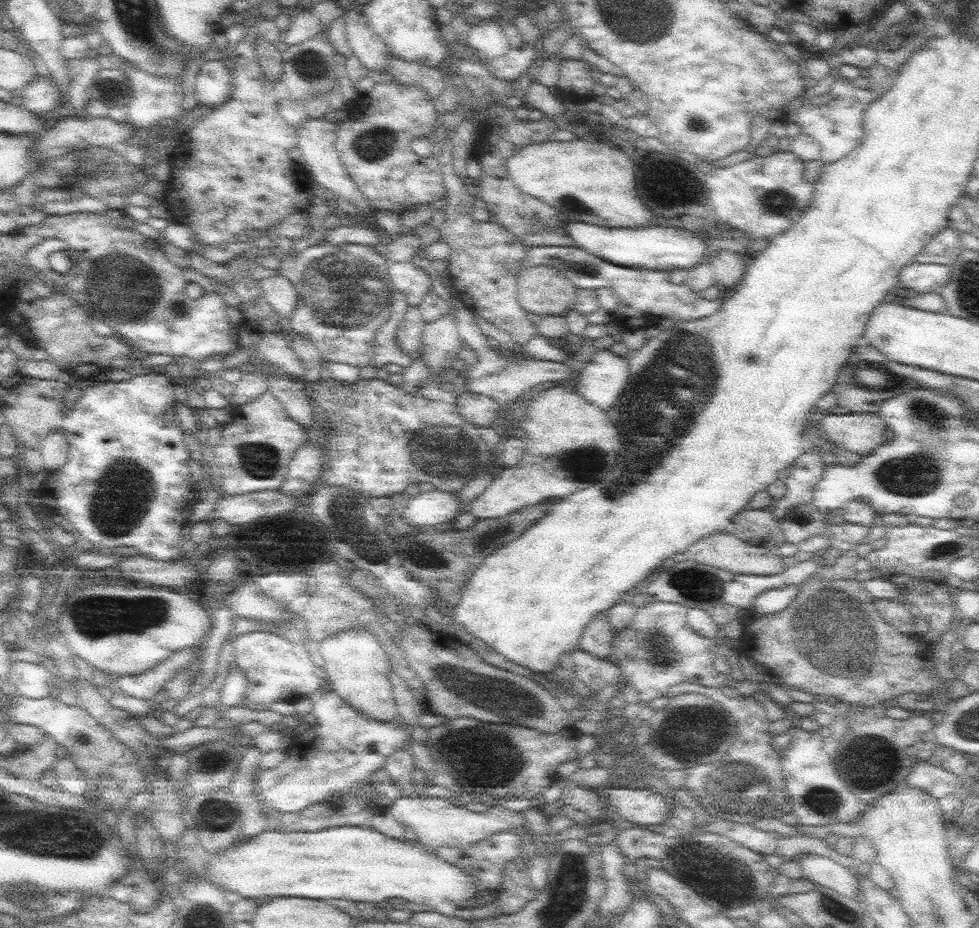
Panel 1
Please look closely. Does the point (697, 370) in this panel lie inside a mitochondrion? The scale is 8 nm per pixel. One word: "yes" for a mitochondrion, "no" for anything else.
yes

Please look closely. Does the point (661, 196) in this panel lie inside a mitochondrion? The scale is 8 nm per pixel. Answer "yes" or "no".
no

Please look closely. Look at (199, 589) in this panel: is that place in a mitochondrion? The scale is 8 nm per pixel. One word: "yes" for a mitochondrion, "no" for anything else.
no

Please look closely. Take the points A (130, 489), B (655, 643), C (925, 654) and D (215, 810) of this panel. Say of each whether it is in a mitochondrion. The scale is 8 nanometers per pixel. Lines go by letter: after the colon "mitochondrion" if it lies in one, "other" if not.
A: mitochondrion
B: mitochondrion
C: other
D: mitochondrion

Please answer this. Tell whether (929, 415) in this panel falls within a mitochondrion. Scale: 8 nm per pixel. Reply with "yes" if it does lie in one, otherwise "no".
yes

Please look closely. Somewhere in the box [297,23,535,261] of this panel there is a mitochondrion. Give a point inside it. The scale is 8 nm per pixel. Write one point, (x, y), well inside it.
(375, 144)

